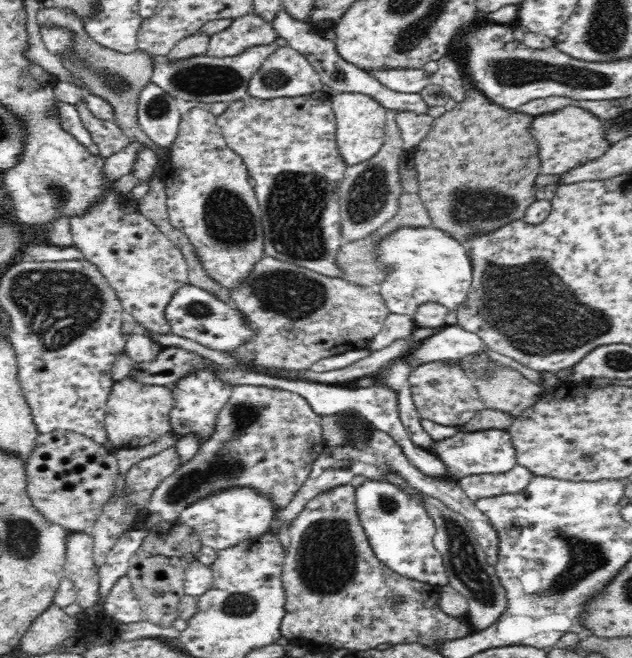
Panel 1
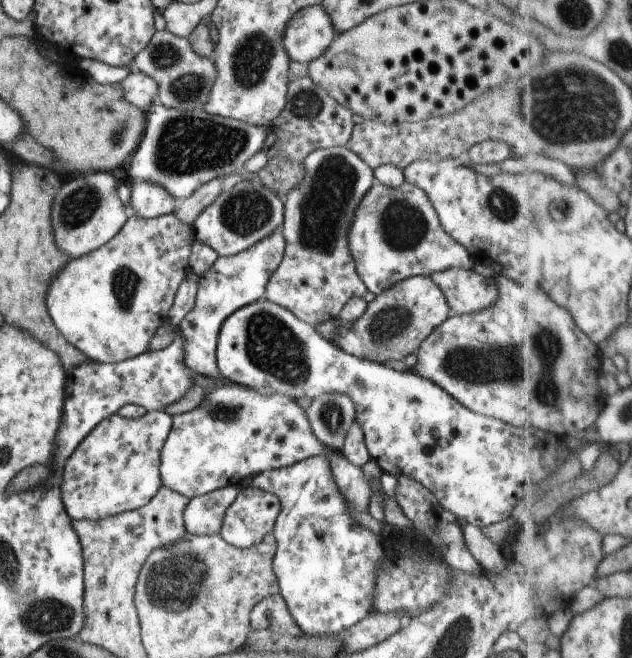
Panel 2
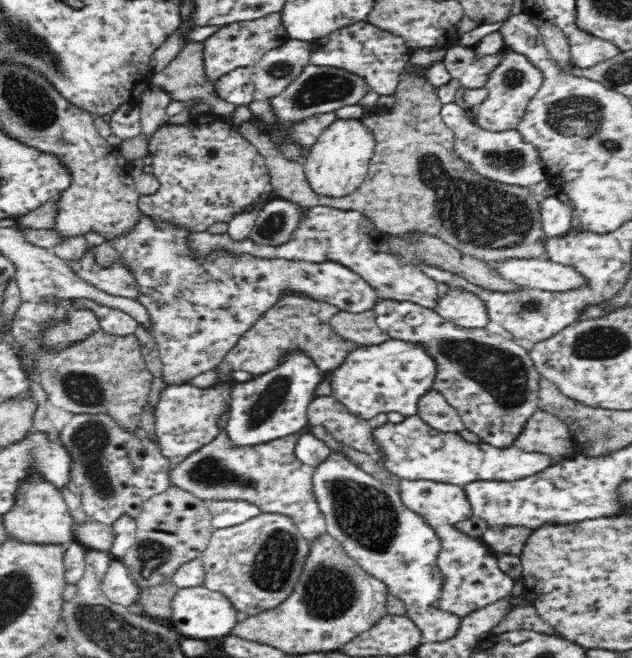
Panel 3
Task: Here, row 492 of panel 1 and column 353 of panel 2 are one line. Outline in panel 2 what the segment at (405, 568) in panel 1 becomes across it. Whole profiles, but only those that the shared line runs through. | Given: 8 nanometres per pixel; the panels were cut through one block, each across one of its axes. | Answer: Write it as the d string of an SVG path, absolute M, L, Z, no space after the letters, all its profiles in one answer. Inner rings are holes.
M264 297L233 312L222 324L217 338L217 369L220 376L228 378L237 386L252 389L263 395L280 393L298 398L311 398L338 393L346 395L355 408L355 421L360 425L372 461L383 472L392 476L411 476L427 488L439 503L455 516L481 528L514 518L518 505L525 498L538 496L534 490L538 454L548 456L552 448L552 462L556 466L566 464L570 456L579 459L582 466L598 462L609 450L611 443L600 439L587 442L579 434L550 434L538 427L515 427L494 417L472 412L450 396L439 384L424 378L414 370L396 371L384 363L363 359L338 348L334 342L325 339L315 325L301 321L292 311L274 304ZM562 448L564 452L562 452ZM556 458L556 460L554 460ZM526 480L532 480L527 488Z

